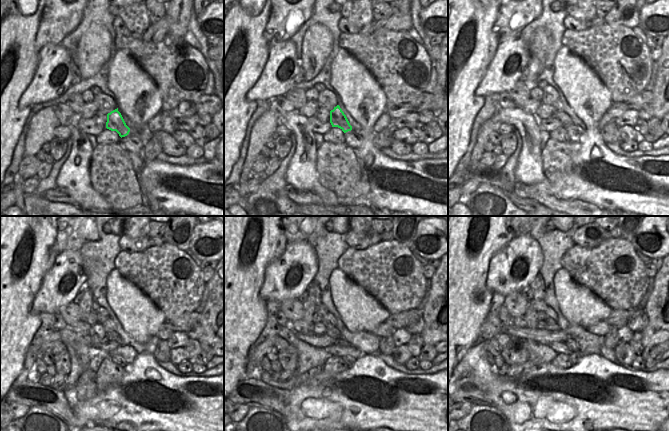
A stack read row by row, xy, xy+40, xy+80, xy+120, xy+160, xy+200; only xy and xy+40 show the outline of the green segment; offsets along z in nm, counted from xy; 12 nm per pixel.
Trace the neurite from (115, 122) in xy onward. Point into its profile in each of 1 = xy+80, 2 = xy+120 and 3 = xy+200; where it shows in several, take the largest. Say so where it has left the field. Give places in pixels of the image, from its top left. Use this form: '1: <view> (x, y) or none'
1: xy+80 (559, 112)
2: xy+120 (110, 329)
3: xy+200 (552, 321)

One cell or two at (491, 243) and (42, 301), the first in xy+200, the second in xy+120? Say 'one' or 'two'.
two

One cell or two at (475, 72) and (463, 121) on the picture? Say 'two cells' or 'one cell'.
one cell

